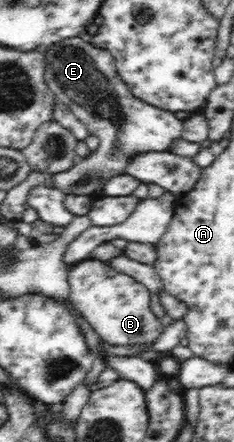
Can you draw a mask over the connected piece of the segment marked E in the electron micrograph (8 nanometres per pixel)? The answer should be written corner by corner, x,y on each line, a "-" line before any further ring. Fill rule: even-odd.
78,37
54,43
46,49
46,85
71,109
71,112
99,138
98,149
90,158
74,164
69,171
52,176
54,189
64,196
94,193
111,177
125,174
128,163
136,155
149,151
166,151
181,138
184,115
158,109
133,96
118,75
114,57

